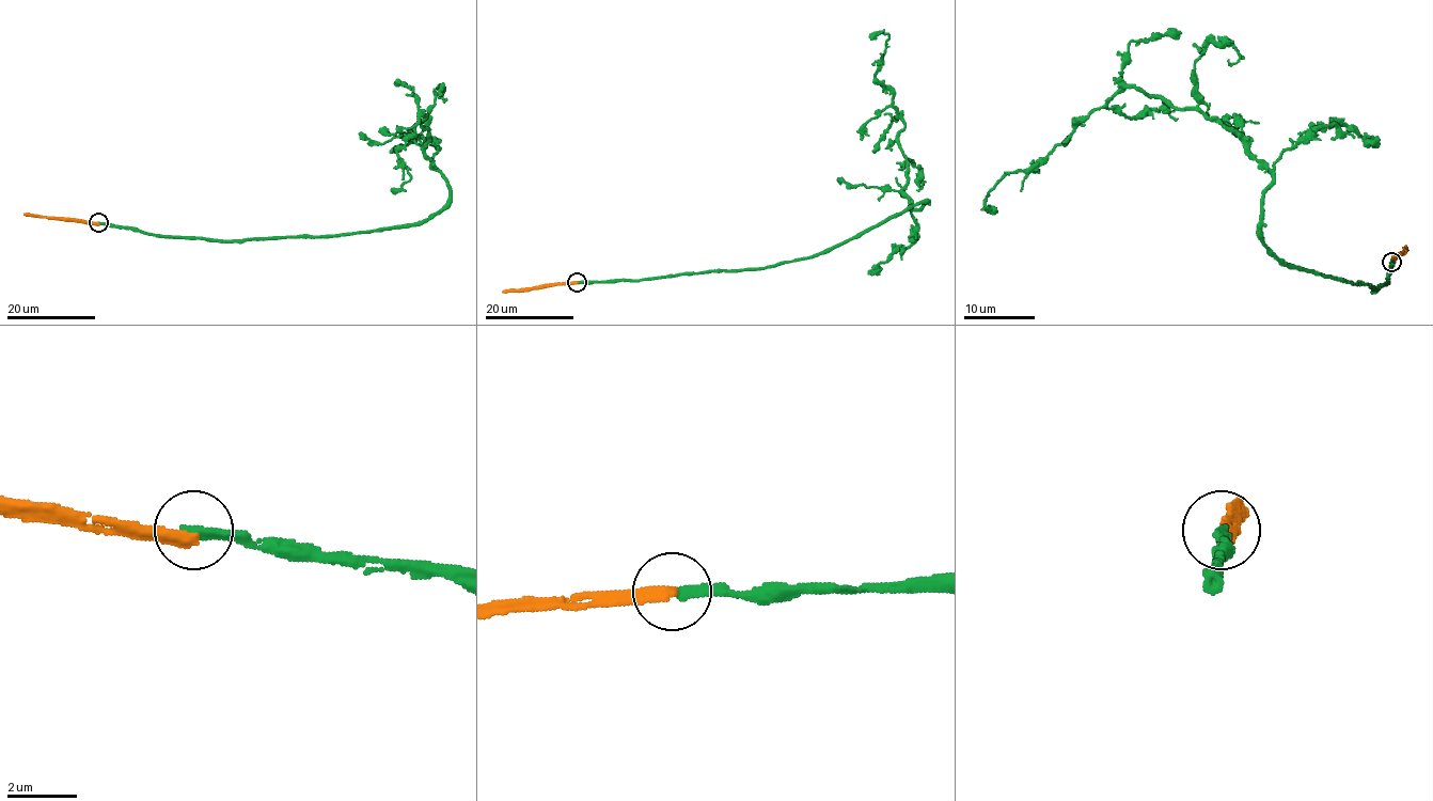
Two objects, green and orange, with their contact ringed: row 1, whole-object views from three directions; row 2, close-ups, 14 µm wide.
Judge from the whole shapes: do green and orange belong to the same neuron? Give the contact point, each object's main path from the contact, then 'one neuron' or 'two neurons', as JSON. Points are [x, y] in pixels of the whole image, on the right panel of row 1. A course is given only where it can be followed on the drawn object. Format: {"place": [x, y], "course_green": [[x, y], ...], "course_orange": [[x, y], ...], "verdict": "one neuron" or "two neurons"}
{"place": [1391, 262], "course_green": [[1390, 262], [1374, 291], [1281, 262], [1262, 232], [1273, 174], [1199, 111], [1130, 87], [1008, 172], [994, 208]], "course_orange": [[1390, 262], [1406, 246]], "verdict": "two neurons"}

